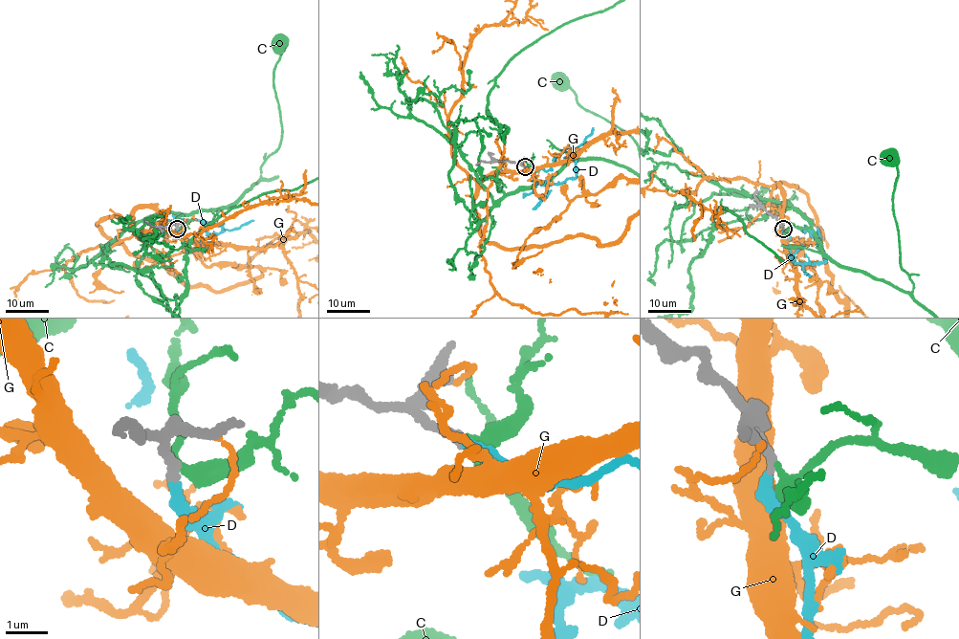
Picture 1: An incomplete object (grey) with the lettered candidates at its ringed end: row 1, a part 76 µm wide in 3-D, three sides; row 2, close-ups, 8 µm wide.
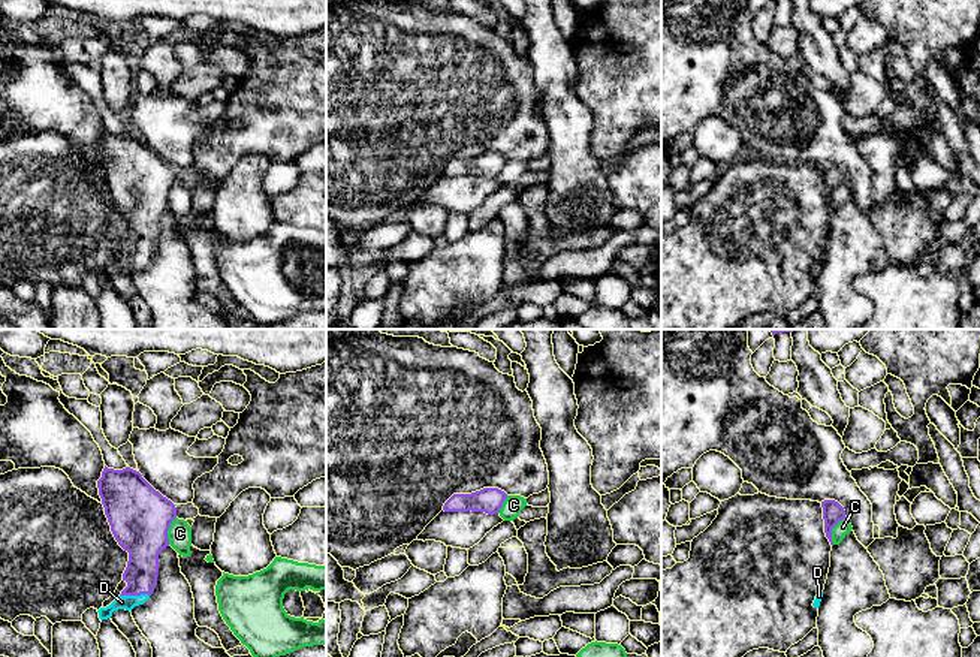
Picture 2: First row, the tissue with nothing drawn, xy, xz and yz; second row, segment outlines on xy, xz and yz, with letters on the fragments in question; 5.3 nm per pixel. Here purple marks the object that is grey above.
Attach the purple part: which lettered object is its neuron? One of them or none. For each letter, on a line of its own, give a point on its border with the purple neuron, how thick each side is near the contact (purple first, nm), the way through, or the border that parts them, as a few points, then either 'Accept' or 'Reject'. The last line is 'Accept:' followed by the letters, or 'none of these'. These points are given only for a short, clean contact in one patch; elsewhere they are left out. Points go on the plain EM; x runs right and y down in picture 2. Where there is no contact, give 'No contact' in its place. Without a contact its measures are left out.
C: Touches purple at yz (831, 195). Thickness 110 nm (purple) against 80 nm. Boundary: yz (846, 181), (832, 193), (832, 208). Reject
D: Touches purple at xy (133, 259). Thickness 180 nm (purple) against 80 nm. Path across: xy (141, 238), (139, 253), (133, 259), (121, 267). Accept
G: No contact. Reject
Accept: D

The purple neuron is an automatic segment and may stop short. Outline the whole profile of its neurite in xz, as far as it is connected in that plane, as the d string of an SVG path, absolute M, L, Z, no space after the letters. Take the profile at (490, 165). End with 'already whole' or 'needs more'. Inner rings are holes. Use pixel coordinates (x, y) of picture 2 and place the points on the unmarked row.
M483 153L471 159L453 159L443 171L444 177L498 178L507 159L498 153Z; already whole

